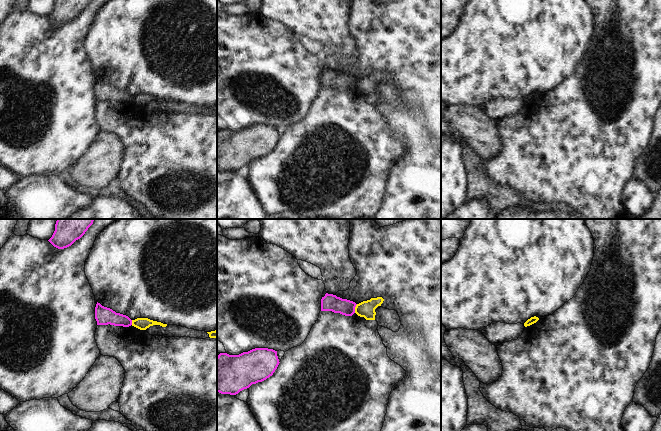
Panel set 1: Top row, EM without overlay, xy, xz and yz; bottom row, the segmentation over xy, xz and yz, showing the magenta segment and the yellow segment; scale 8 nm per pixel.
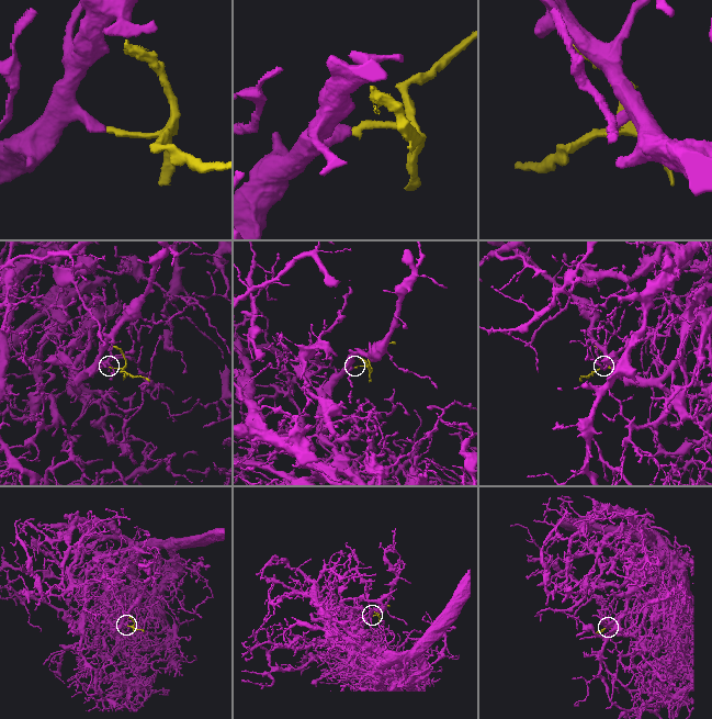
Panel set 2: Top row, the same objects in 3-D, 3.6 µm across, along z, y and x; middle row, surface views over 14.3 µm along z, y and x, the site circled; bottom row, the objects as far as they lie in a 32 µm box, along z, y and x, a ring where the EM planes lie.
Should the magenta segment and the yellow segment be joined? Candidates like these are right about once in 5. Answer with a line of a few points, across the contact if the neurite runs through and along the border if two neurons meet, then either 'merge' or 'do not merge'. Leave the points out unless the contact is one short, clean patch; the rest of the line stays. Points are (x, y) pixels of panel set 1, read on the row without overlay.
line xz (357, 80), (354, 88); do not merge

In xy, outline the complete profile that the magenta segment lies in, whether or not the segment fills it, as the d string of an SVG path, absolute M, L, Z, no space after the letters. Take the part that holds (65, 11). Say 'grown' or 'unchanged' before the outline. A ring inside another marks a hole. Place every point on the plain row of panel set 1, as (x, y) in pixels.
unchanged; M55 0L55 7L48 16L54 23L64 25L80 15L92 0Z

